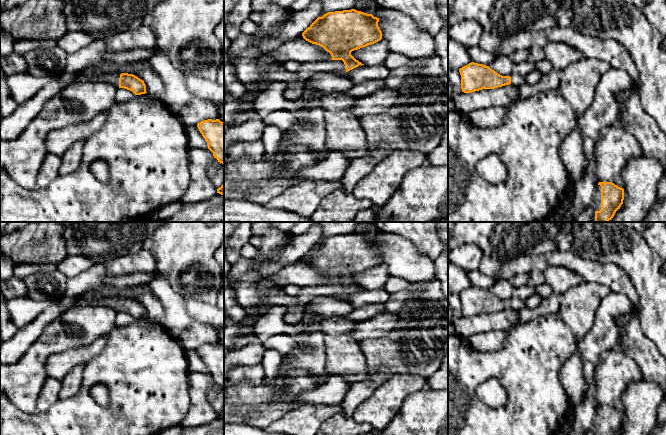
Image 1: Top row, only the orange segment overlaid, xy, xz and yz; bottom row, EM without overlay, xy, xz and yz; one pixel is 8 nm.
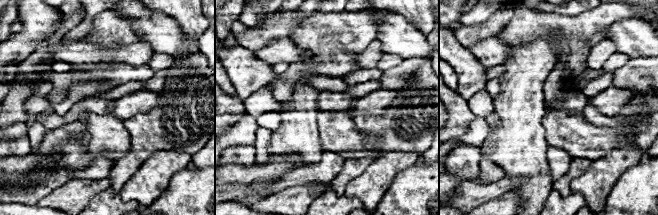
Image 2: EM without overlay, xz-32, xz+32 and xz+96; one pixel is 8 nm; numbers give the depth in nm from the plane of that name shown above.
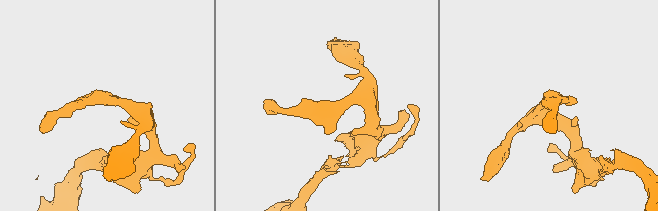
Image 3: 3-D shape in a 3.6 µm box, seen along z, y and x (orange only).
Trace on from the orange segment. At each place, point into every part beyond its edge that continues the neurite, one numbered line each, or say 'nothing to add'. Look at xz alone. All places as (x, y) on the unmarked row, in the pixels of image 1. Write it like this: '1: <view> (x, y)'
1: xz (305, 295)

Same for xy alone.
1: xy (109, 301)

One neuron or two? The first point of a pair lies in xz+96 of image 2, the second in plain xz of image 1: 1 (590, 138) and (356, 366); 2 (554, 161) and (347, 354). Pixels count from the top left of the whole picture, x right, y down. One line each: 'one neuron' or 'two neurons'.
1: one neuron
2: two neurons

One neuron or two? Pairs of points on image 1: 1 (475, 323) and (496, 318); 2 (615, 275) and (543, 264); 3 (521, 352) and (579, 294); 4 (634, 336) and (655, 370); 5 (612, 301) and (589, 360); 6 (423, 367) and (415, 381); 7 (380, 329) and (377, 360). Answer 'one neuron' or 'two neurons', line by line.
1: one neuron
2: one neuron
3: two neurons
4: one neuron
5: one neuron
6: two neurons
7: two neurons

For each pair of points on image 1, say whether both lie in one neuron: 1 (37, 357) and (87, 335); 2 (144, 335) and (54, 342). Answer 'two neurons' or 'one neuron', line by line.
1: one neuron
2: two neurons

